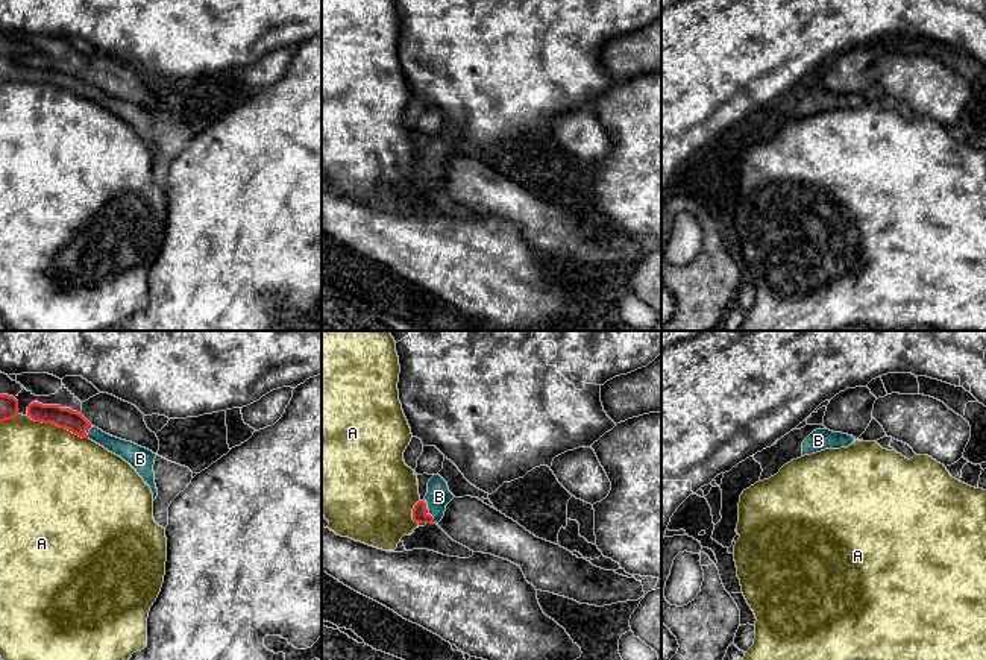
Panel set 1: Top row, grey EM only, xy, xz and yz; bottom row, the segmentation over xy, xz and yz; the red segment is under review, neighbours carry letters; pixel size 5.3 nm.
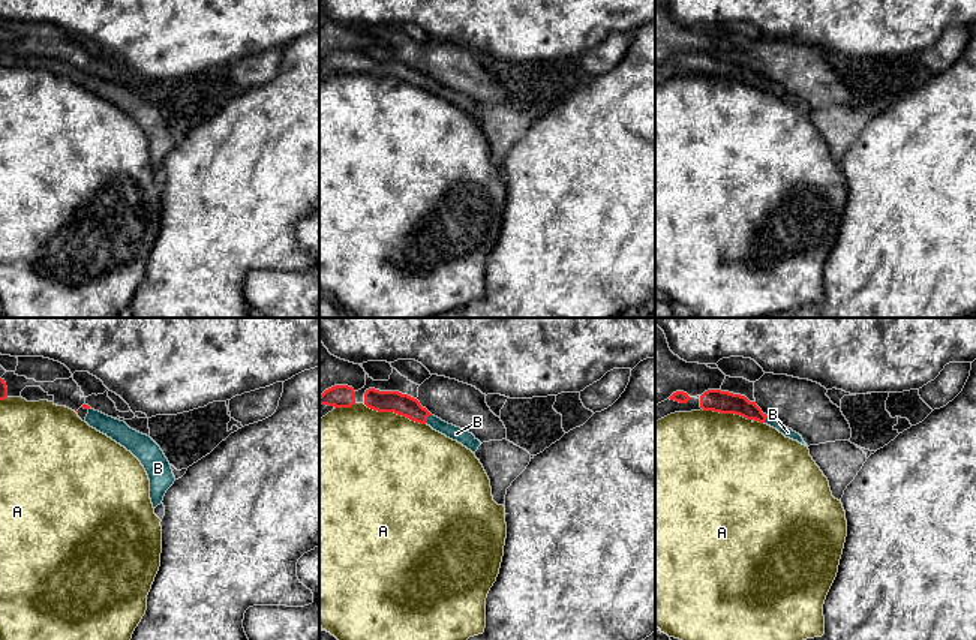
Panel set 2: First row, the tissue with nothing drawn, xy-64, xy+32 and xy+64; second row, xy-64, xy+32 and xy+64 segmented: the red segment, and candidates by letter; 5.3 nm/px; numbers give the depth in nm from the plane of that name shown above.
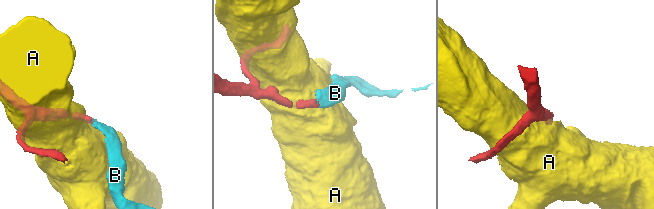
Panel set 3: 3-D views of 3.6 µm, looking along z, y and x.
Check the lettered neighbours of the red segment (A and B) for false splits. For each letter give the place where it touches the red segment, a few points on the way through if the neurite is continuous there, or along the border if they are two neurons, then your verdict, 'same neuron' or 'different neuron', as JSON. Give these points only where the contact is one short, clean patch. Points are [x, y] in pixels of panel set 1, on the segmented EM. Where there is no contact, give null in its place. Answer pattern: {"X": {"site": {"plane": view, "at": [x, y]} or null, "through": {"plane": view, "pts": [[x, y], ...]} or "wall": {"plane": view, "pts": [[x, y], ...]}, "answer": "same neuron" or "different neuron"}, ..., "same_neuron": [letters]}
{"A": {"site": {"plane": "xy", "at": [58, 425]}, "answer": "different neuron"}, "B": {"site": {"plane": "xz", "at": [433, 518]}, "through": {"plane": "xz", "pts": [[419, 512], [425, 518], [433, 518], [439, 496]]}, "answer": "same neuron"}, "same_neuron": ["B"]}

